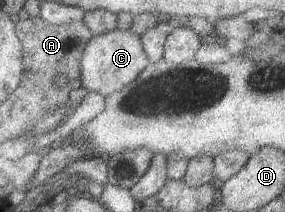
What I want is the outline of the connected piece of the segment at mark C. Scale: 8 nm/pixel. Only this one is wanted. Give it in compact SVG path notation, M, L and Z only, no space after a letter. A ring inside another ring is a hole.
M117 29L107 34L95 35L82 56L82 86L100 93L105 98L137 82L139 75L151 64L142 36Z

